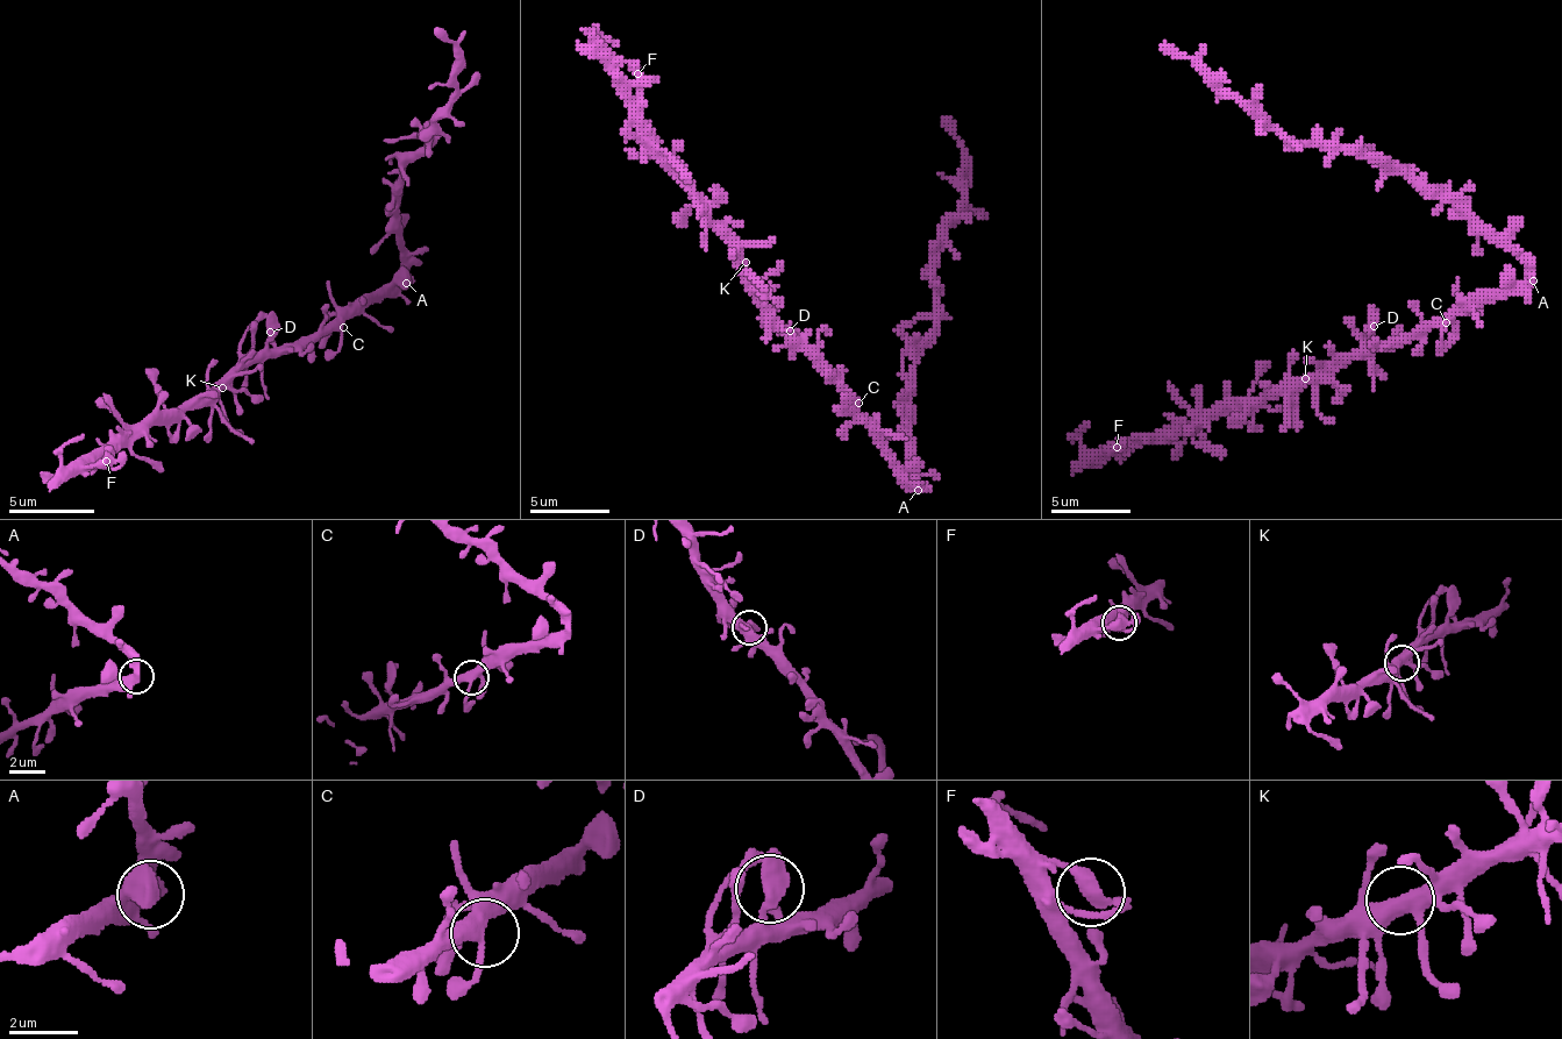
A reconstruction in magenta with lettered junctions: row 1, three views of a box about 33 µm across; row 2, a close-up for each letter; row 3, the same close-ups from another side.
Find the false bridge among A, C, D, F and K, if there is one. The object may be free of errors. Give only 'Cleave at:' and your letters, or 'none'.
Cleave at: A

